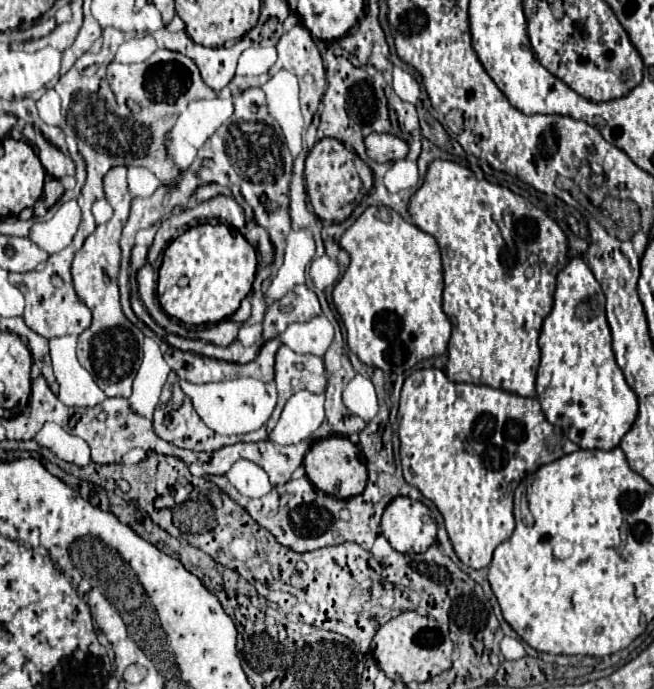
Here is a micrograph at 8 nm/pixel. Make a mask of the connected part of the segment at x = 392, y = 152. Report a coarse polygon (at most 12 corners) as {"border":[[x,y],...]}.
{"border":[[389,133],[367,135],[367,157],[377,163],[399,161],[407,143]]}

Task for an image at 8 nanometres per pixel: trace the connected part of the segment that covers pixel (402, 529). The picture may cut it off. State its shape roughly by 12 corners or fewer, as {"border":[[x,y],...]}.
{"border":[[397,497],[381,531],[395,551],[425,553],[437,523],[421,501]]}

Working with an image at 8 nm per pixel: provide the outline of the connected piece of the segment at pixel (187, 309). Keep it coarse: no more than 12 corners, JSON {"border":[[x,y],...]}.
{"border":[[197,225],[163,253],[159,303],[187,325],[229,319],[257,251]]}

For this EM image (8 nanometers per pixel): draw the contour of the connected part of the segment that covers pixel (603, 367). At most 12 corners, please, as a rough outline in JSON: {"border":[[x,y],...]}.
{"border":[[581,257],[557,275],[537,397],[581,449],[611,451],[637,397]]}

